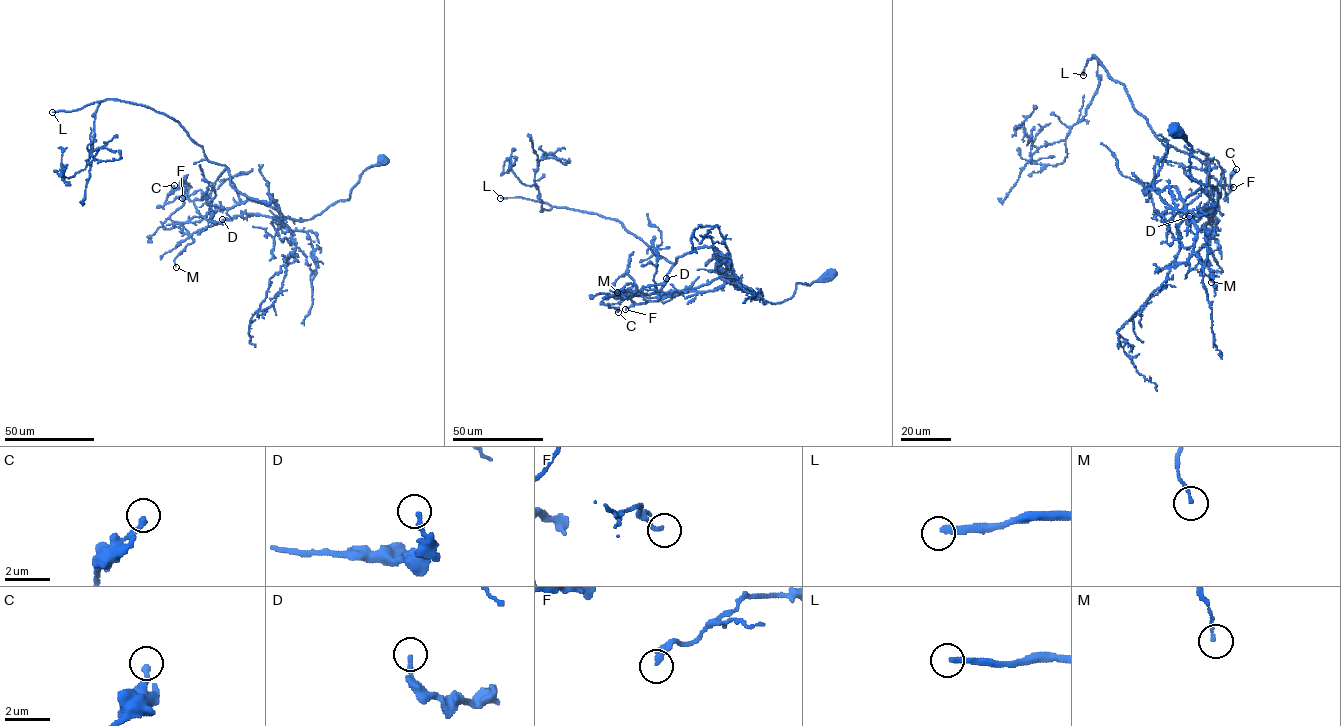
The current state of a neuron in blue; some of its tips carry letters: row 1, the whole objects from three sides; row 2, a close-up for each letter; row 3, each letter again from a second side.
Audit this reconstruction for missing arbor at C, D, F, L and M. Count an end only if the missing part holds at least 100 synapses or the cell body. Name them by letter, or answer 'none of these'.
L

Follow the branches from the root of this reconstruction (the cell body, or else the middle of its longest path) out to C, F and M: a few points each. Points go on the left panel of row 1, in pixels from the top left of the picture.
C: (382, 159), (348, 200), (300, 221), (246, 200), (181, 225), (169, 216), (185, 197), (166, 202), (174, 185)
F: (382, 159), (363, 172), (348, 200), (300, 221), (252, 200), (220, 211), (200, 190), (182, 198)
M: (382, 159), (363, 172), (348, 200), (310, 219), (242, 213), (189, 234), (193, 241), (176, 267)

